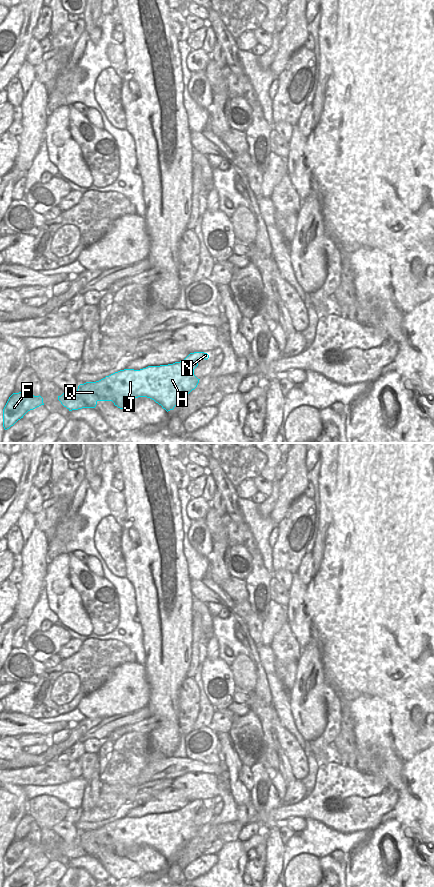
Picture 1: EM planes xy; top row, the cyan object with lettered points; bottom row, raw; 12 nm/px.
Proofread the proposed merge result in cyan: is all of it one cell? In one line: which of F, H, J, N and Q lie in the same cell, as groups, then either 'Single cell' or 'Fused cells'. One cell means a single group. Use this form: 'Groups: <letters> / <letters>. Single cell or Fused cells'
Groups: F H J N Q. Single cell

